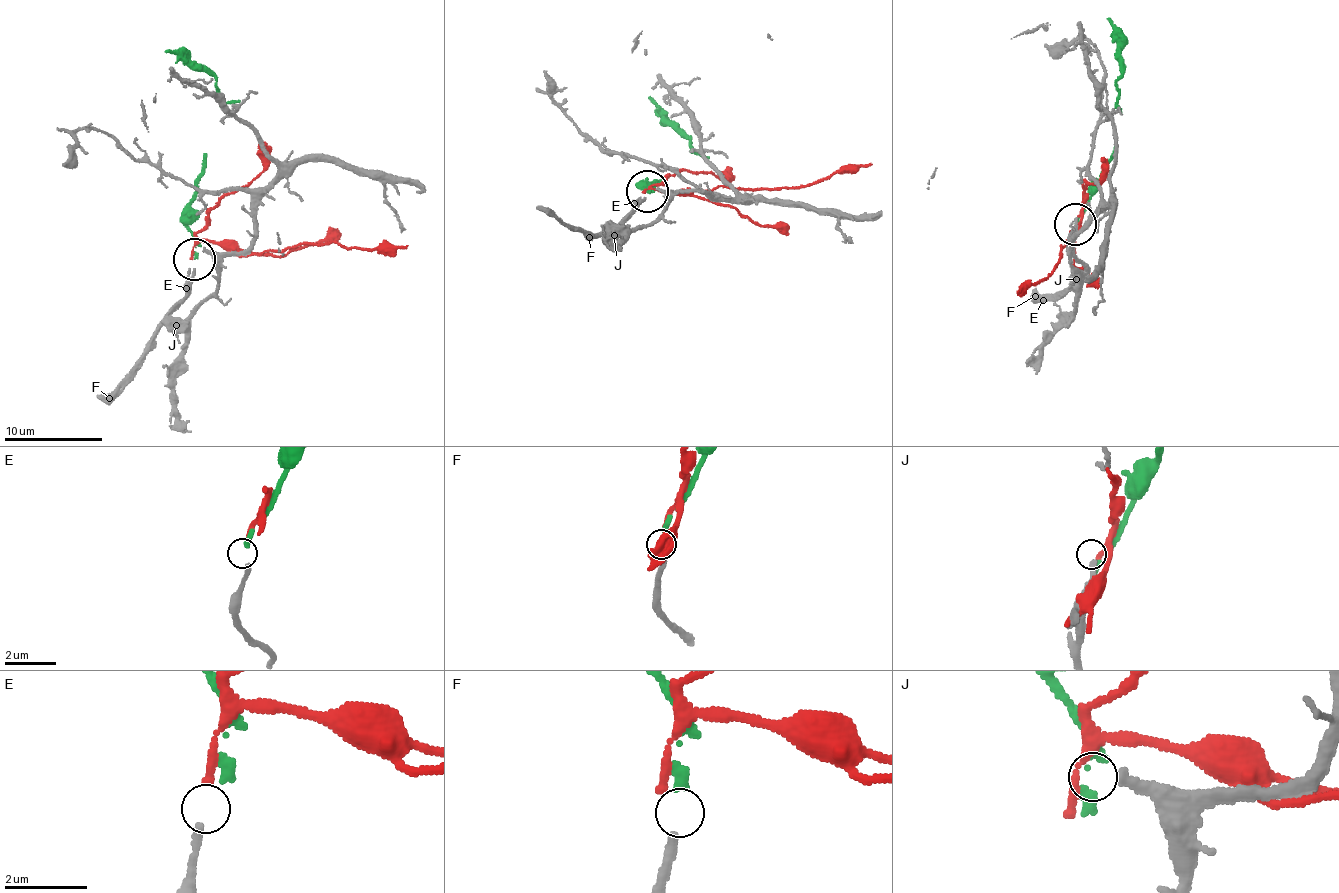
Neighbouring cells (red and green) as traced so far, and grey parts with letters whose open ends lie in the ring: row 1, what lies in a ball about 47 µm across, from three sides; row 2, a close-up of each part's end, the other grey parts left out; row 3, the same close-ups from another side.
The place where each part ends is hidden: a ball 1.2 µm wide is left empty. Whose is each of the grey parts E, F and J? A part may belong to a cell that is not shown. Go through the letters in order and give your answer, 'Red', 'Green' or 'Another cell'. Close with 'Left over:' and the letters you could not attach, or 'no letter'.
E: Red
F: Green
J: Another cell
Left over: J

